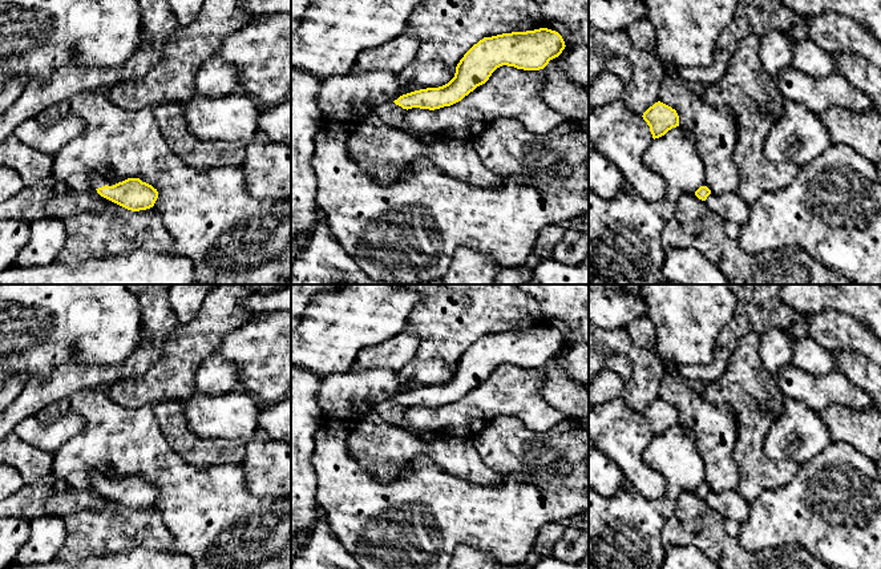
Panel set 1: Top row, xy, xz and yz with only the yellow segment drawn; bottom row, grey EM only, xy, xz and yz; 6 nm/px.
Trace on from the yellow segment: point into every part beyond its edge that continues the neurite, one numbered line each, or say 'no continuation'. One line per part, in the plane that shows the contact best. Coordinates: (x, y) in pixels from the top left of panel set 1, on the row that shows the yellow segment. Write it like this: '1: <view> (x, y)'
1: xy (95, 180)

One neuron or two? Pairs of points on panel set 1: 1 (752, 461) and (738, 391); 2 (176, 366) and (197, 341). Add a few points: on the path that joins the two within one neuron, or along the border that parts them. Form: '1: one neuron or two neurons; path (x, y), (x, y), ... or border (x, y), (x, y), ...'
1: one neuron; path (750, 444), (750, 408)
2: one neuron; path (181, 359), (190, 347)

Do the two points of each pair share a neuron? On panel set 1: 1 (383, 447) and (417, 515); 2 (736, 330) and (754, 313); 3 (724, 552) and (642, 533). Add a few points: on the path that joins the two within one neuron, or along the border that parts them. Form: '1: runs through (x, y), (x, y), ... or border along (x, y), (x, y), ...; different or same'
1: border along (423, 457), (390, 481), (368, 472); different
2: runs through (740, 326), (750, 317); same
3: border along (675, 509), (662, 531), (662, 544), (666, 551); different

